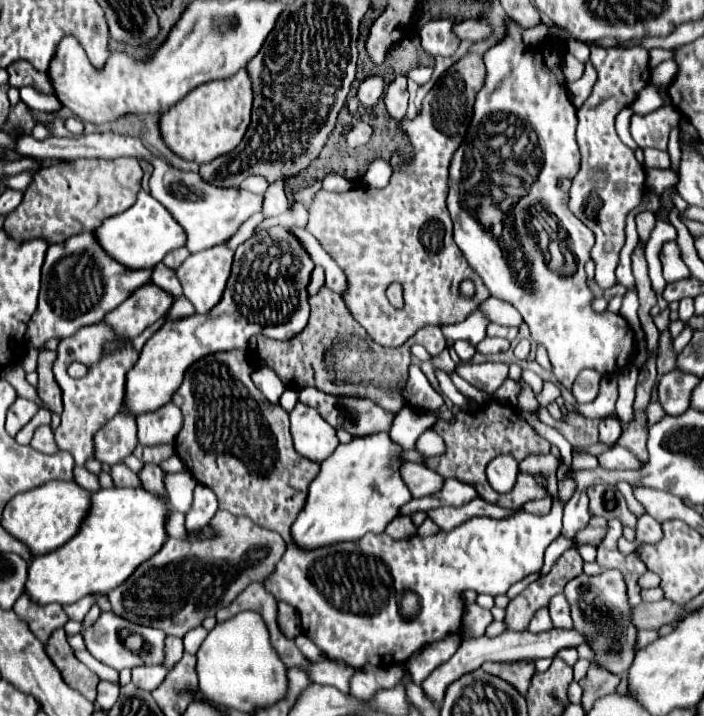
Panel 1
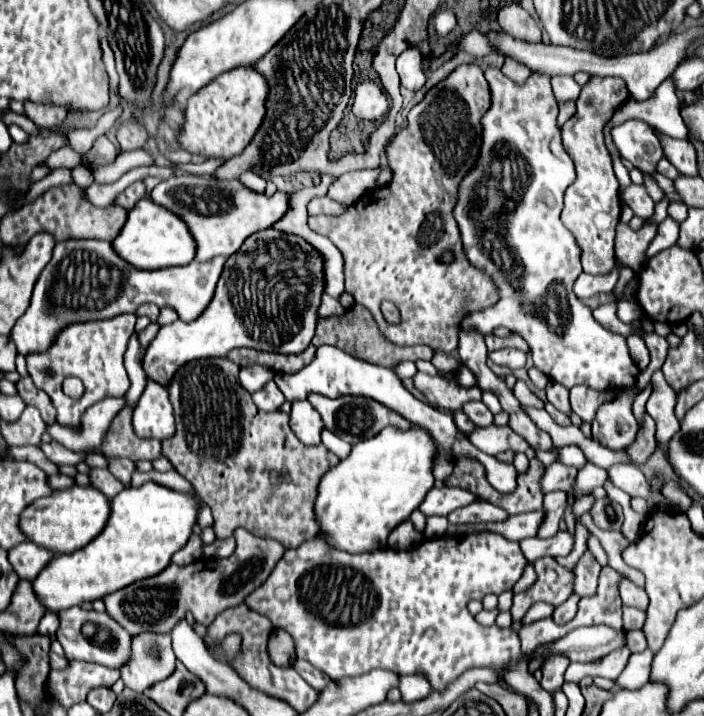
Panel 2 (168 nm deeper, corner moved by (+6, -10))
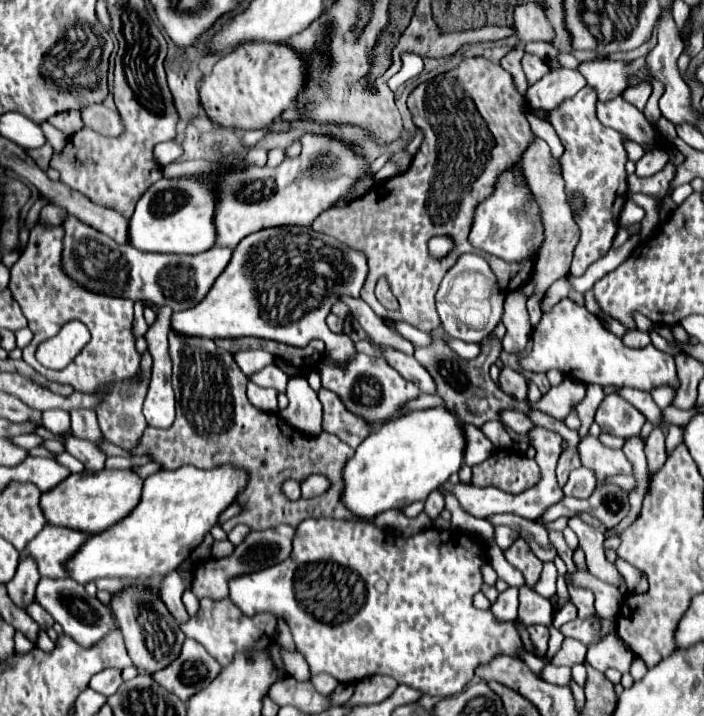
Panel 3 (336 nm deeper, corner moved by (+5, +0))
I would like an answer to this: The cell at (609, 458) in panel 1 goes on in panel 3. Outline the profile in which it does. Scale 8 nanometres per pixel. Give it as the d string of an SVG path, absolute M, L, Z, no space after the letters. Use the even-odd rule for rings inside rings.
M575 468L567 480L567 484L563 486L565 496L573 496L573 498L587 498L589 494L593 494L593 488L597 488L597 480L595 480L595 472L591 468Z

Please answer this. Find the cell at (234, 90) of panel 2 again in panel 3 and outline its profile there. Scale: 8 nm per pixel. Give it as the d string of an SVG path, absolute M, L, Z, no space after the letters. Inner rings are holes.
M245 42L223 56L213 70L203 76L199 98L211 122L221 128L261 130L269 126L297 98L305 82L303 58L283 44Z

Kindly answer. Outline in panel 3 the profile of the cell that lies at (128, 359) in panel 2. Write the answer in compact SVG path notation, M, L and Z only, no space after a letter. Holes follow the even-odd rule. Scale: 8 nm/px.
M135 302L135 320L133 320L133 336L135 338L141 338L145 332L147 332L147 322L143 318L143 304L141 302Z

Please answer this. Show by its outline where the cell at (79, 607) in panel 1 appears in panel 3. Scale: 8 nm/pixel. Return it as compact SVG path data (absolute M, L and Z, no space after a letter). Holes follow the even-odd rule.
M33 602L33 604L27 606L27 614L29 614L43 630L51 628L53 622L55 622L55 620L49 616L49 612L45 612L45 608L41 608L41 604L37 604L37 602Z

